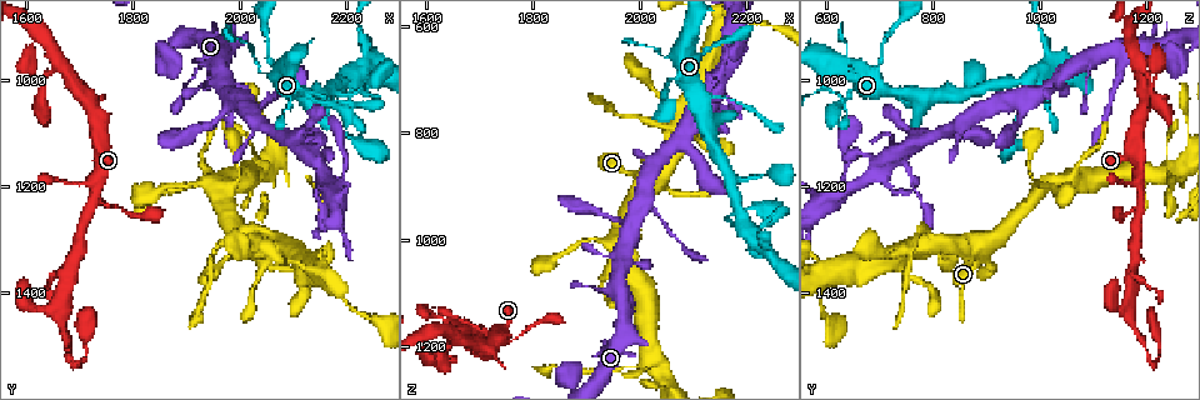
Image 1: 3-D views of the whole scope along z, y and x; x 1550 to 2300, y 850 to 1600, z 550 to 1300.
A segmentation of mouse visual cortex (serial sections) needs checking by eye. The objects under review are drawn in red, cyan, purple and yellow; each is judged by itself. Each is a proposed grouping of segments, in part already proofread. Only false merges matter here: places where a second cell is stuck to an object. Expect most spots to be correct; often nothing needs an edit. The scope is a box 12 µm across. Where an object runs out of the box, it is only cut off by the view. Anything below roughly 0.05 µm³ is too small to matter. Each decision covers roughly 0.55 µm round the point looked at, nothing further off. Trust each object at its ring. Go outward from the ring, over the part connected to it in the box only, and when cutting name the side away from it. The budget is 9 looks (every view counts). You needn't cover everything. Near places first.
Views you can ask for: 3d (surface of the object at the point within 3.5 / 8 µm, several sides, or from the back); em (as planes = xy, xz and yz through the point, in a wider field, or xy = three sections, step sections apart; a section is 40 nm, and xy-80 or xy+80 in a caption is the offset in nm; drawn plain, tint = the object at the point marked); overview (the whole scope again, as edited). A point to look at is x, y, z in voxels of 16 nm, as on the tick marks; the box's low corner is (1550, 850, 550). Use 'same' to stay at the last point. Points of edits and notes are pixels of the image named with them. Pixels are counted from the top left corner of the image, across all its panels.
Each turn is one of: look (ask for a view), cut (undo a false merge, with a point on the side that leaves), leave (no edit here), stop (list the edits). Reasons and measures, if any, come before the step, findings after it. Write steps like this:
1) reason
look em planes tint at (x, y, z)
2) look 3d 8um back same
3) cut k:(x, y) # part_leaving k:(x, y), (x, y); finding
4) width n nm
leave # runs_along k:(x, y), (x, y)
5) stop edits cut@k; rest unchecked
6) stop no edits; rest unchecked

three arms meet
look 3d 3.5um at (2020, 1060, 945)

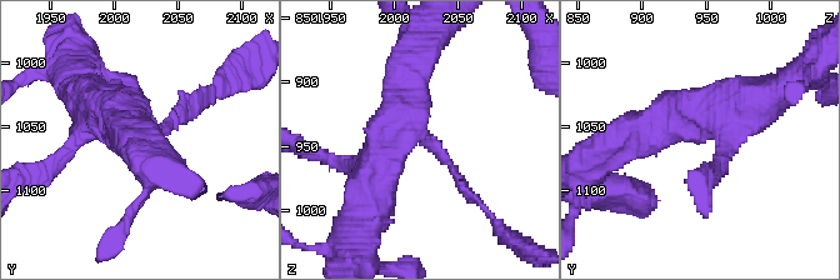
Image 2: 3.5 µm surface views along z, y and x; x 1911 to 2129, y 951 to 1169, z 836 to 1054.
arms 3; arm_widths 150, 500, 500 nm; need the tissue
look em planes tint at (2022, 1056, 944)

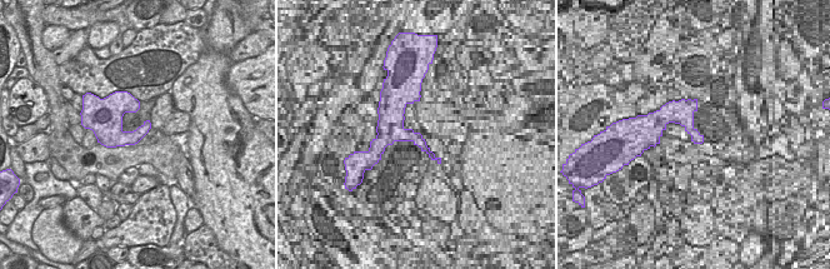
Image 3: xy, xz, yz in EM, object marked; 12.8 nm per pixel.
leave # runs_along 2:(96, 103), (131, 134), (185, 106); all the same cell

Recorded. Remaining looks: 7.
four arms meet
look 3d 8um at (2010, 1175, 1235)

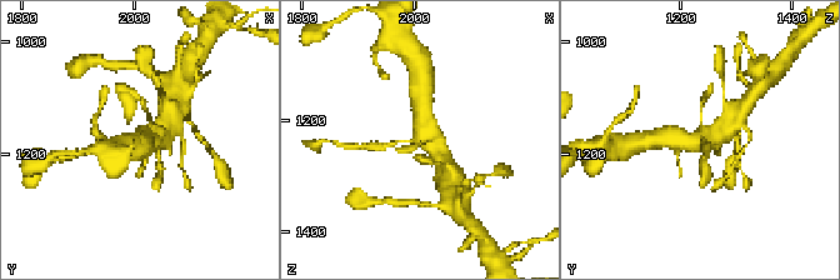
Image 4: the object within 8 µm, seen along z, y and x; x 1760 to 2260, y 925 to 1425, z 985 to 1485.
shape alone is not enough
look em xy step 3 tint at (2010, 1175, 1235)

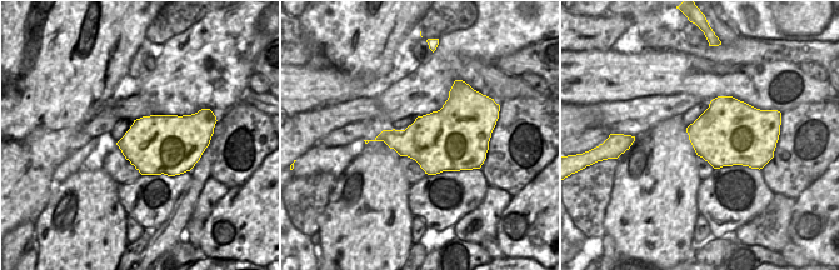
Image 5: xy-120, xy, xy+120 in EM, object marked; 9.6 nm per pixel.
width 600 nm
leave # runs_along 4:(423, 98), (423, 124), (444, 161); continuous, no second cell

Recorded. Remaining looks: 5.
four-way junction
look 3d 3.5um at (1725, 1215, 1190)

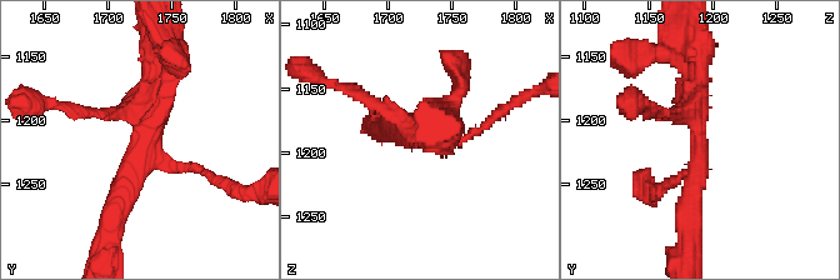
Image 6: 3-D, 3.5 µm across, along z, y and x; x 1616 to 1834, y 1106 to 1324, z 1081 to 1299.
arm_widths 100, 150, 300, 350 nm
leave # runs_along 6:(159, 66), (114, 220); all the same cell

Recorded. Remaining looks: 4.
three-way junction
look 3d 3.5um at (1630, 1000, 1205)

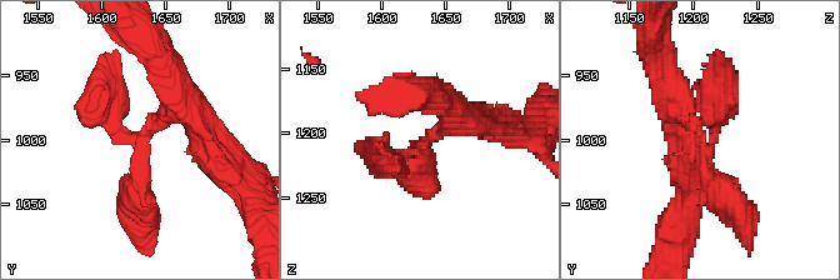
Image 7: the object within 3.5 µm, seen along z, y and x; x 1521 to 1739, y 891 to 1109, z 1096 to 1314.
arms 3; arm_widths 350, 350, 400 nm; need the tissue
look em xy step 1 tint at (1628, 1006, 1210)

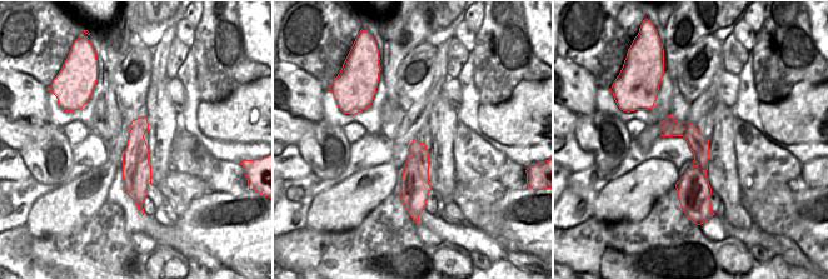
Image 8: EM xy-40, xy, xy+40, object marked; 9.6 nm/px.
width 220 nm
leave # runs_along 7:(681, 119), (743, 218); one cell here

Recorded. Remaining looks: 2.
stop no edits; rest unchecked

